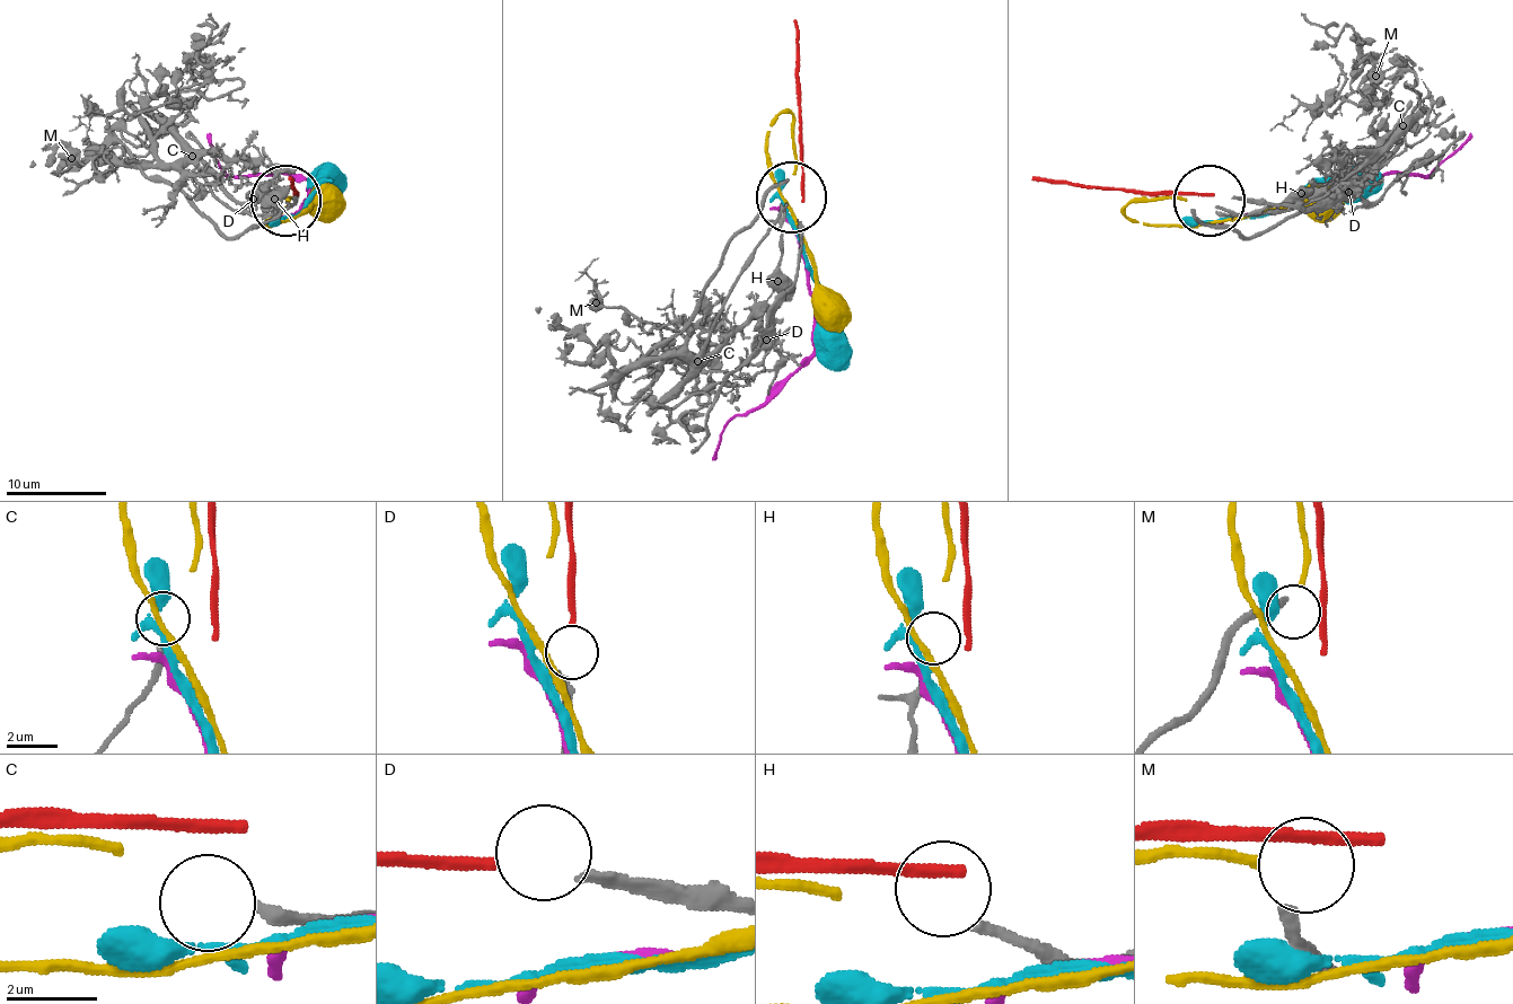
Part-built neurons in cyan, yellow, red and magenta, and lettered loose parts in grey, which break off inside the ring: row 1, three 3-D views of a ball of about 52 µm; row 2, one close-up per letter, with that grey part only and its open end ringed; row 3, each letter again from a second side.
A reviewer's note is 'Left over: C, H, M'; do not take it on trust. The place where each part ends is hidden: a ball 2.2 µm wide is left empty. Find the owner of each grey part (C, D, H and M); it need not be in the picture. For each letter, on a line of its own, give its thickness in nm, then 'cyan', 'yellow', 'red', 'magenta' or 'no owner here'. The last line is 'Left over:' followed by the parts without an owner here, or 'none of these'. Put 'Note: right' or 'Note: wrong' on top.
Note: wrong
C: 300 nm thick; yellow
D: 200 nm thick; red
H: 220 nm thick; no owner here
M: 300 nm thick; no owner here
Left over: H, M

